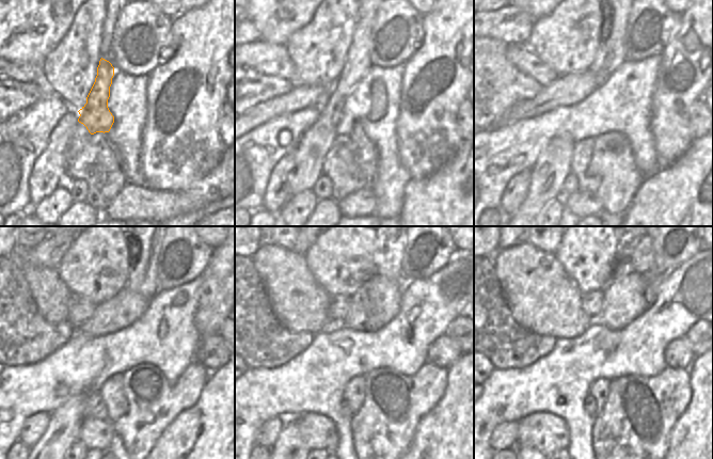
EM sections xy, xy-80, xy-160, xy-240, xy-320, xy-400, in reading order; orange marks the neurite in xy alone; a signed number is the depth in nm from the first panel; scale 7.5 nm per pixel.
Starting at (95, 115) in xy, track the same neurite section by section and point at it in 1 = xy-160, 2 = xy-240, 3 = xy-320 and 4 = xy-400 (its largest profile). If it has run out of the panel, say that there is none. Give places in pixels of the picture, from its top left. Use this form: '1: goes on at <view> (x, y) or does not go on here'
1: goes on at xy-160 (613, 160)
2: goes on at xy-240 (153, 402)
3: goes on at xy-320 (383, 429)
4: goes on at xy-400 (631, 436)

